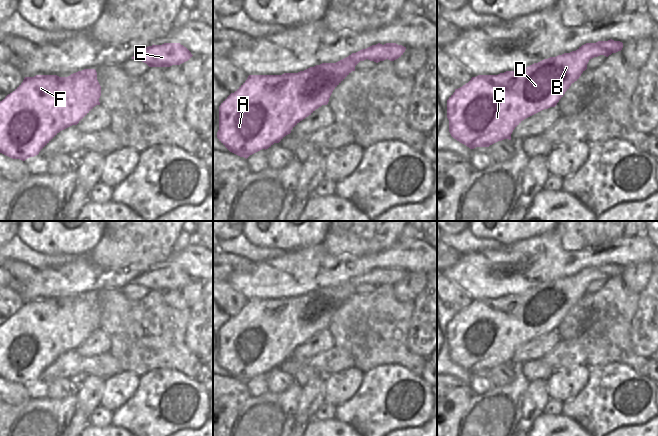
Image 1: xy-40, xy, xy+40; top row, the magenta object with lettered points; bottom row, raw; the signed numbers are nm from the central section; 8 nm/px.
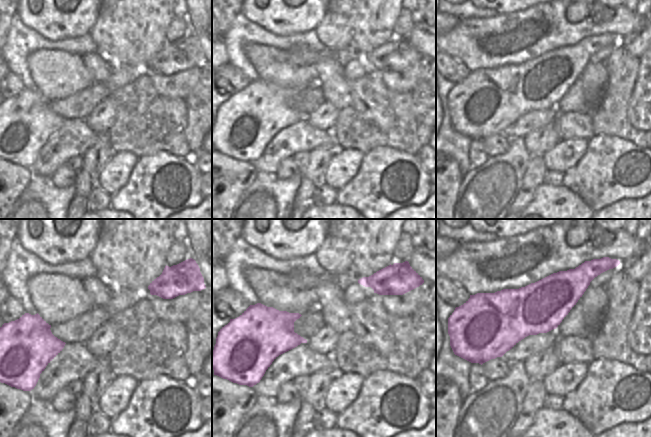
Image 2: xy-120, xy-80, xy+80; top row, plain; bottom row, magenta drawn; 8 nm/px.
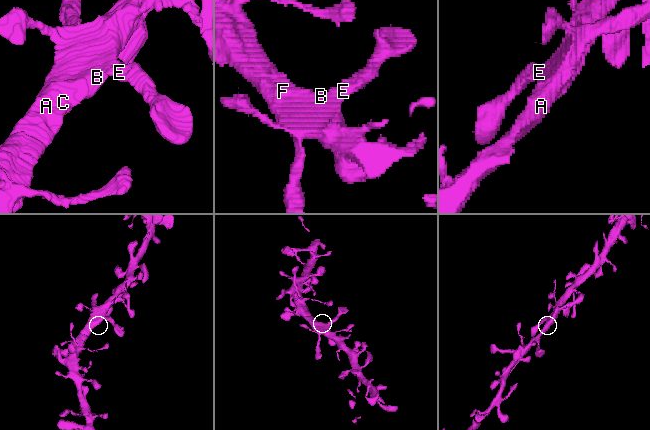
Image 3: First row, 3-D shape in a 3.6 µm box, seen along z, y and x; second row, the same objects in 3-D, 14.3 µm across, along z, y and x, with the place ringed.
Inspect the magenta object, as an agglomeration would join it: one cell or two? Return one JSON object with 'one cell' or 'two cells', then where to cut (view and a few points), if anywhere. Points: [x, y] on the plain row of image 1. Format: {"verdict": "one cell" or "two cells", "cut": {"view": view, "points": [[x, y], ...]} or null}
{"verdict": "one cell", "cut": null}

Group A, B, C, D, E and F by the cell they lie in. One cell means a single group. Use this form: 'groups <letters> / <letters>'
groups A B C D E F

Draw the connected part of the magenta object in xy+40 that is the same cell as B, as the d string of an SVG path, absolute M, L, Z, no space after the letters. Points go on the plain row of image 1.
M598 265L586 267L576 275L544 283L520 295L506 295L498 299L478 299L447 324L447 342L451 360L470 373L489 371L504 363L511 364L513 354L526 342L555 331L572 307L587 293L590 283L621 275L623 267Z

